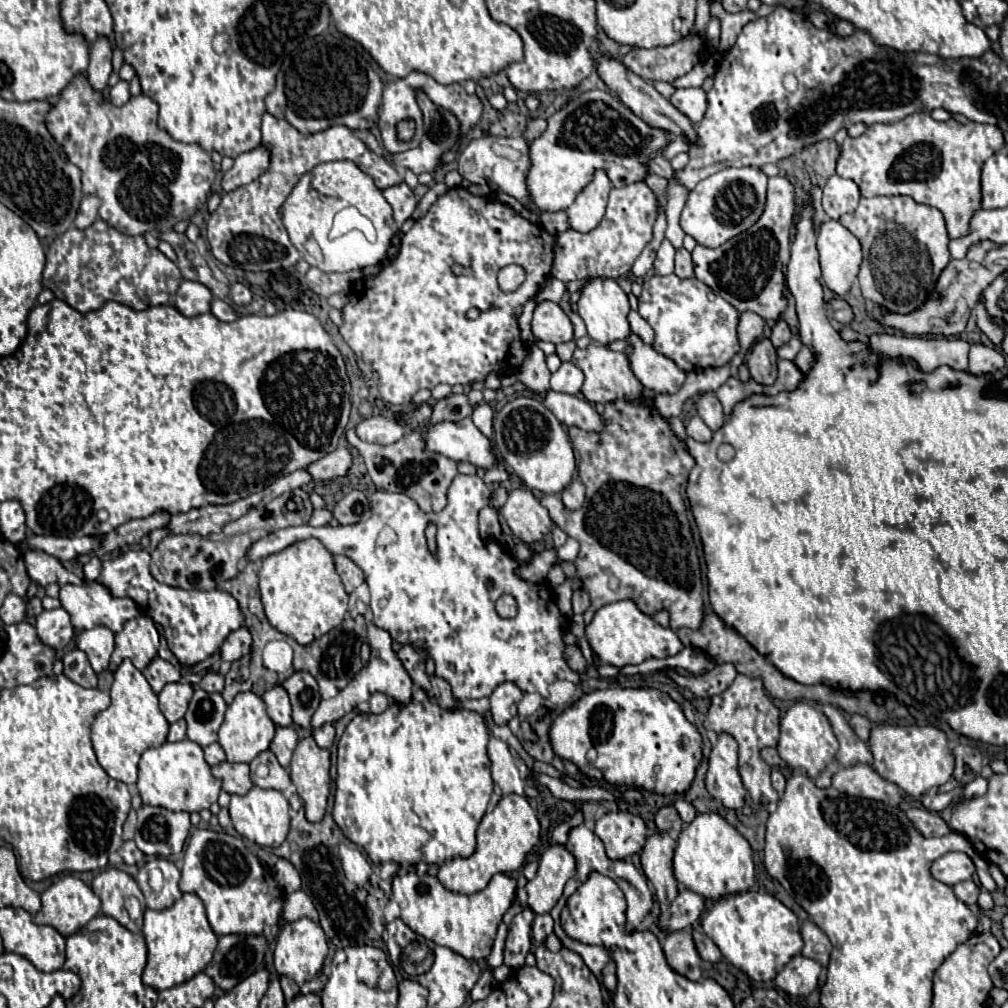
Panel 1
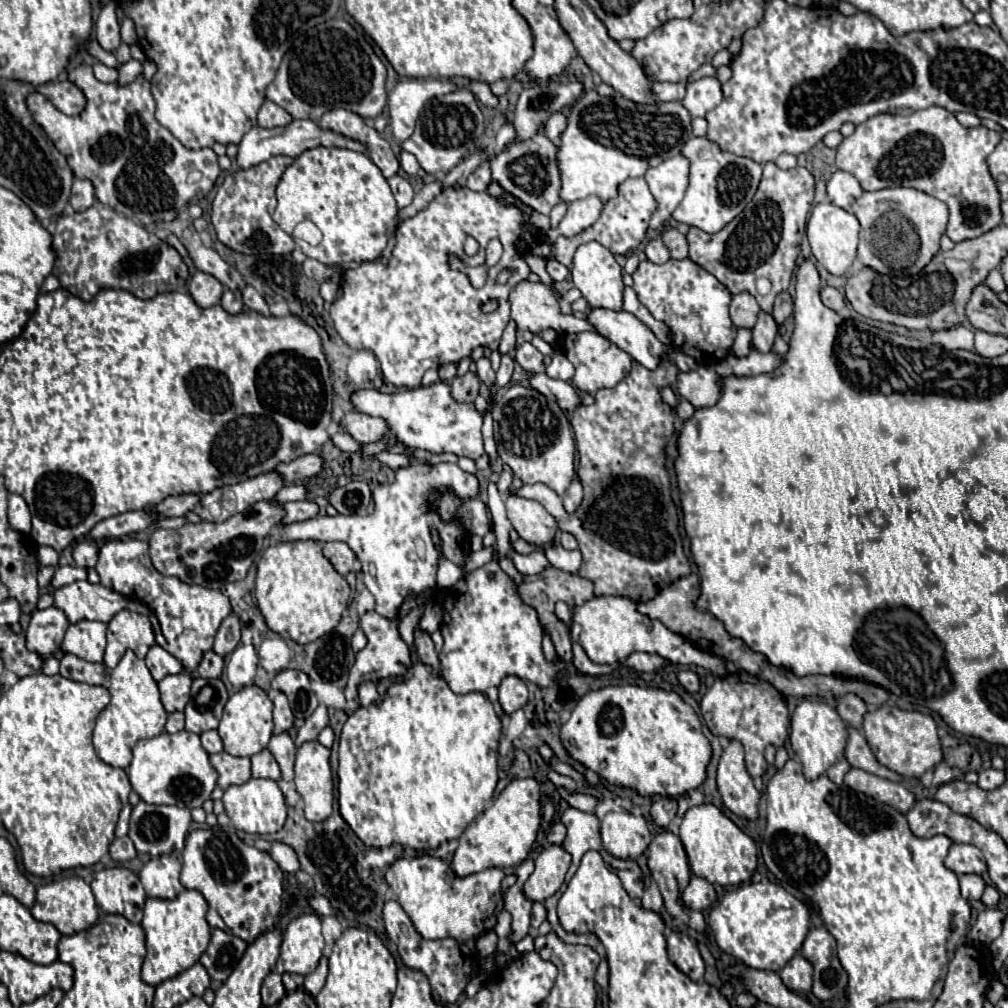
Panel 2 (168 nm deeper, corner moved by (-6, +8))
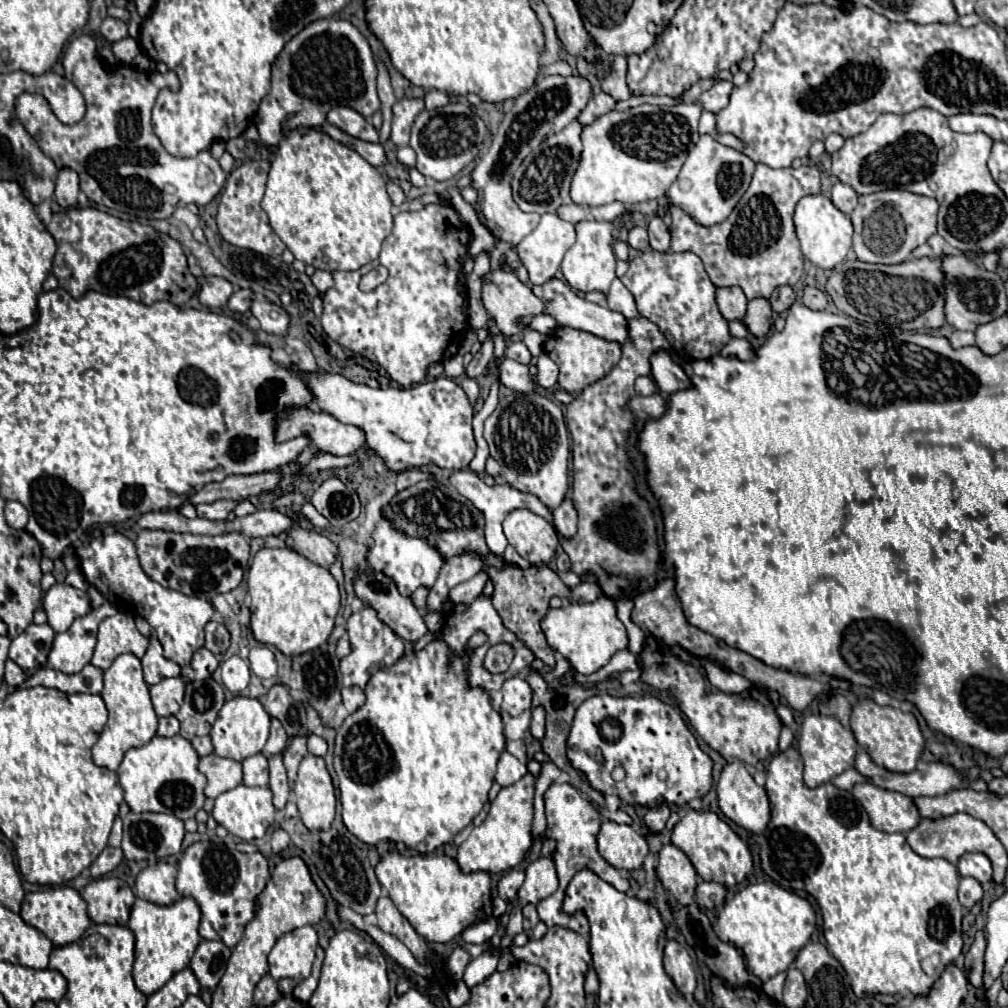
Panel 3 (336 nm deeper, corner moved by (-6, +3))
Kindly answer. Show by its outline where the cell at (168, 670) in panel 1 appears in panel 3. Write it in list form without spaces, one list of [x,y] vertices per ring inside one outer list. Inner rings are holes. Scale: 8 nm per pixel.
[[[151,637],[151,645],[149,645],[145,657],[141,659],[141,663],[143,663],[145,681],[149,685],[159,683],[165,677],[179,677],[179,673],[181,673],[181,669],[179,669],[179,665],[175,661],[163,657],[163,647],[153,637]]]

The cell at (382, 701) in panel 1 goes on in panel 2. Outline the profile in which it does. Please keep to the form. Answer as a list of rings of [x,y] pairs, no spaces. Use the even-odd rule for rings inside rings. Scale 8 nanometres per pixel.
[[[363,682],[363,684],[359,684],[357,686],[357,694],[359,694],[359,704],[361,706],[369,706],[369,704],[373,704],[379,698],[379,694],[375,690],[375,682]]]

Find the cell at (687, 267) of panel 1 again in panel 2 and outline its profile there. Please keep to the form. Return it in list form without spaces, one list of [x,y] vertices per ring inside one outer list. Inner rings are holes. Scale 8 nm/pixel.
[[[665,226],[661,230],[661,240],[667,246],[671,258],[685,258],[687,256],[687,240],[681,232],[677,232],[671,226]]]

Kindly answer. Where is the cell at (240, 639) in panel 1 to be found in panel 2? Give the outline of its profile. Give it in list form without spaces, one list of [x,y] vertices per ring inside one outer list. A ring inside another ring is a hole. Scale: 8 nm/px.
[[[229,614],[217,634],[215,634],[215,644],[213,644],[213,650],[219,654],[219,656],[227,656],[229,652],[235,650],[235,646],[239,644],[241,640],[241,626],[239,626],[239,618],[235,614]]]

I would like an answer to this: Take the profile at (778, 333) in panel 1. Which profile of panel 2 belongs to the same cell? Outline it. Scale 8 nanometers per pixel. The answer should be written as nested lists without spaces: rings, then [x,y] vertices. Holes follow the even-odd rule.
[[[779,292],[775,296],[775,304],[773,304],[773,318],[777,324],[783,324],[793,312],[793,298],[789,296],[789,292]]]

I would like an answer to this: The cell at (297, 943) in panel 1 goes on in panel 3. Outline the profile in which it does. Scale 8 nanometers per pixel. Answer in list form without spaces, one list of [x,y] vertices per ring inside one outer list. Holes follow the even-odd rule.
[[[311,925],[285,933],[271,949],[269,975],[277,981],[283,977],[295,981],[307,979],[311,975],[317,945],[317,931]]]

